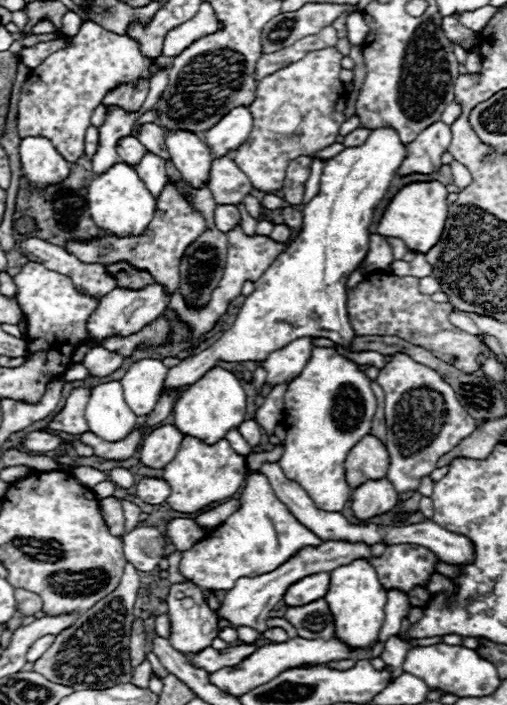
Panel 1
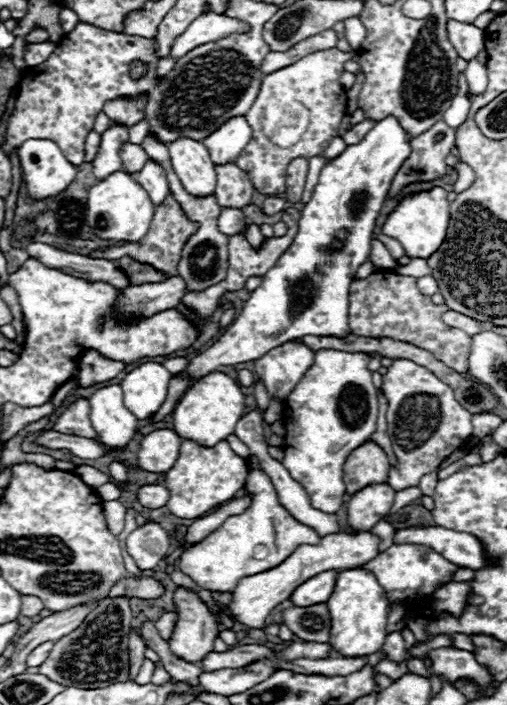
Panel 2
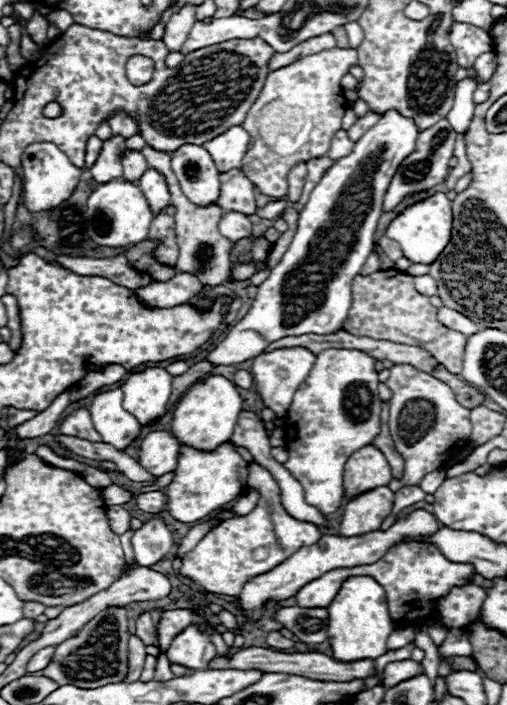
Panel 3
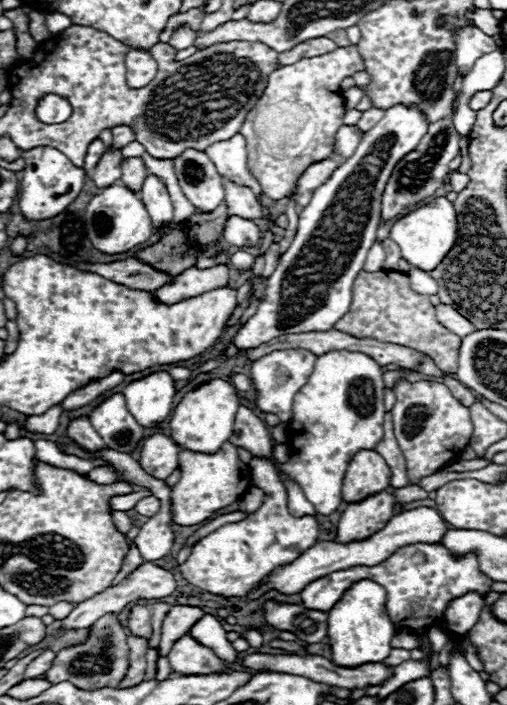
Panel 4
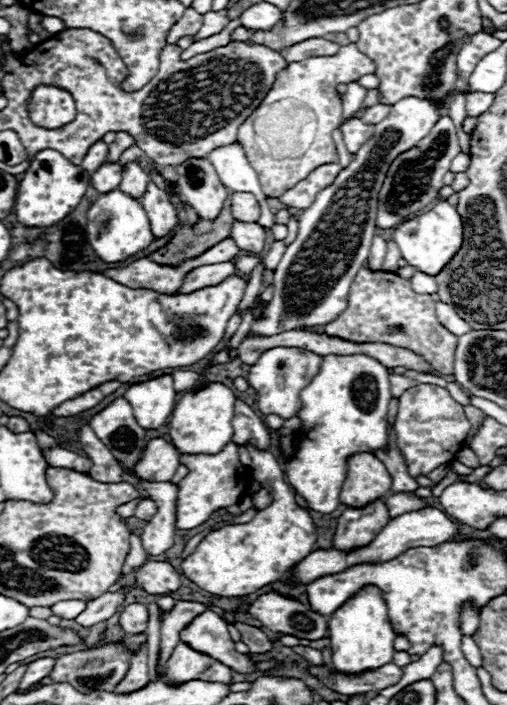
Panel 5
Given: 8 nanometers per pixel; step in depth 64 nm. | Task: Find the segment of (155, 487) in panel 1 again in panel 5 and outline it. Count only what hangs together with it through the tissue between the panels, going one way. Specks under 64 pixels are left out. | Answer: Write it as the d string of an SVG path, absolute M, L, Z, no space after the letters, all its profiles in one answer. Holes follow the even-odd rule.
M150 498L140 500L138 506L136 506L136 512L134 512L134 516L136 516L138 520L144 520L144 522L150 522L154 514L156 514L156 504L154 504Z

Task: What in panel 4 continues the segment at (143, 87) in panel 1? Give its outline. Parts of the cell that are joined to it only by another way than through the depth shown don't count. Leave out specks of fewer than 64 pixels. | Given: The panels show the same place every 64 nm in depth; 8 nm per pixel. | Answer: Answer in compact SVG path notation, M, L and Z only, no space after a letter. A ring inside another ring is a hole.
M118 126L118 128L112 128L112 134L114 134L114 140L112 140L112 150L122 150L126 144L130 144L136 136L134 132L128 128L128 126Z

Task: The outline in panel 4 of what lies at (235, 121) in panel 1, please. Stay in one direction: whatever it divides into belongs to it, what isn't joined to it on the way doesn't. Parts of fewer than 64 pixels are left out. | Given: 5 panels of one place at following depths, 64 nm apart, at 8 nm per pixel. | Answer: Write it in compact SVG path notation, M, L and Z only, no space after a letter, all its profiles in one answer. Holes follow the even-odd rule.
M236 134L232 140L212 144L212 148L208 148L206 154L208 154L208 158L212 158L212 162L214 162L214 166L222 178L226 178L238 186L250 188L256 194L256 198L260 200L262 188L260 188L258 180L248 170L244 136Z

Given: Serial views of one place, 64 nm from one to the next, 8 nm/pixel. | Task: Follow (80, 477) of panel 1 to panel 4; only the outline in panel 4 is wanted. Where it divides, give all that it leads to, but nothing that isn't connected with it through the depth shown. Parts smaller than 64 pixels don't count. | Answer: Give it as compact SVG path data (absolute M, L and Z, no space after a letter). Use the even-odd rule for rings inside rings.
M102 464L102 466L96 466L94 470L90 470L86 474L90 480L94 480L96 484L112 484L118 480L118 474L116 474L116 468L112 464Z

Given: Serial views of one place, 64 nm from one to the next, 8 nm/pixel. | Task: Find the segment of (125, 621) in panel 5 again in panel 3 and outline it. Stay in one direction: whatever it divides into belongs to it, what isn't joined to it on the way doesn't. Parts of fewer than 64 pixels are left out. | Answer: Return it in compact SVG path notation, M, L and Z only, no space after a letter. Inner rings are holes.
M142 612L136 620L136 636L144 640L144 644L158 644L156 640L156 632L154 632L154 624L150 618L150 612Z

